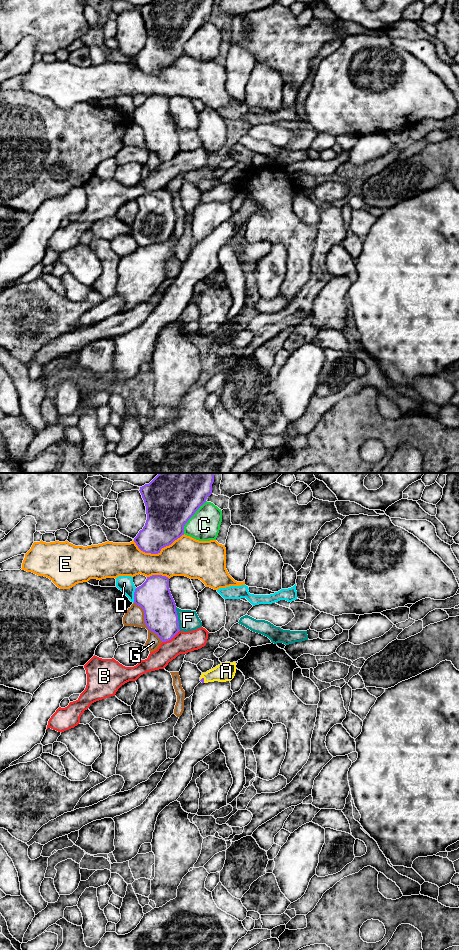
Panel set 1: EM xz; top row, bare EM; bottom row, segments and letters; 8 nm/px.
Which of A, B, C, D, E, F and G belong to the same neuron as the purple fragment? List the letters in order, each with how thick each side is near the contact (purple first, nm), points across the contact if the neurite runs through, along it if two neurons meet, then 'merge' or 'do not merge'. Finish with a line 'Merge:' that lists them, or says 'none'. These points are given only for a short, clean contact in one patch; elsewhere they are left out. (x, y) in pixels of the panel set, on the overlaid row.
A: calibres 30 and 150 nm; way xz (202, 680), (203, 680), (226, 671); merge
B: calibres 260 and 180 nm; do not merge
C: calibres 420 and 240 nm; do not merge
D: calibres 280 and 130 nm; do not merge
E: calibres 300 and 320 nm; do not merge
F: calibres 260 and 160 nm; do not merge
G: calibres 280 and 160 nm; border xz (134, 602), (143, 611), (145, 625), (162, 641); do not merge
Merge: A

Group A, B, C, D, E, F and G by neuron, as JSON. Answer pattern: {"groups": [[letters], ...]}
{"groups": [["A"], ["B"], ["C"], ["D"], ["E"], ["F"], ["G"]]}

